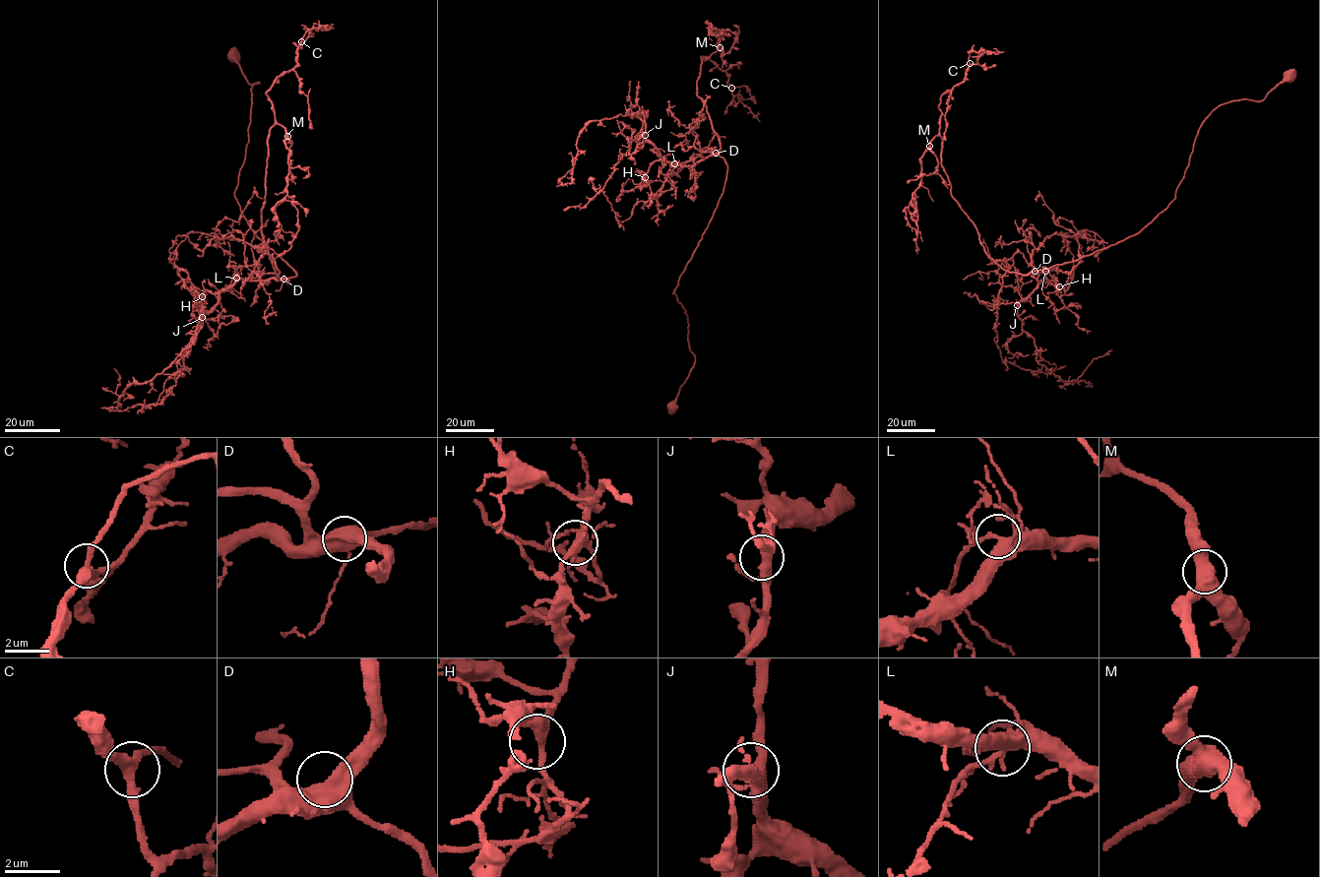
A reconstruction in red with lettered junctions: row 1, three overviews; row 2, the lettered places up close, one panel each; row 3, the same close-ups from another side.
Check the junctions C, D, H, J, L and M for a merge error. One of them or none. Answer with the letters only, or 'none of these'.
none of these

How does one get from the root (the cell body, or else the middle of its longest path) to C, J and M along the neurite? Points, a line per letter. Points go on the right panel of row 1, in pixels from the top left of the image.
C: (1289, 75), (1212, 112), (1175, 199), (1139, 231), (1021, 275), (987, 254), (941, 162), (940, 96), (970, 63)
J: (1289, 75), (1261, 100), (1212, 112), (1175, 199), (1150, 222), (1037, 271), (1047, 272), (1017, 305)
M: (1289, 75), (1212, 112), (1175, 199), (1139, 231), (1026, 275), (987, 254), (942, 139), (929, 146)

